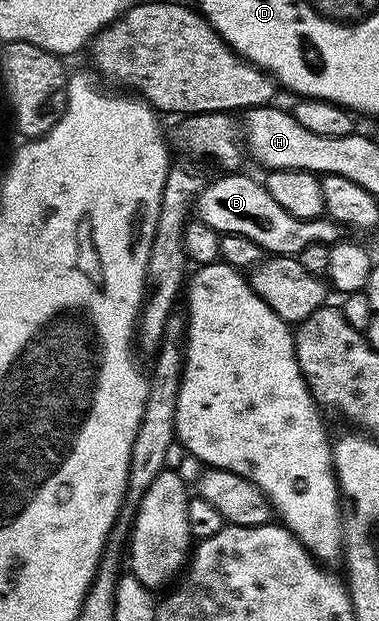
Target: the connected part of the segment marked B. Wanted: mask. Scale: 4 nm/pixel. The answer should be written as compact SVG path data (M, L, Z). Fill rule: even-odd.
M222 174L212 184L206 184L195 199L196 218L221 235L218 249L222 262L236 269L251 269L261 263L265 253L268 256L299 257L306 247L314 243L330 245L340 242L341 227L334 219L302 219L285 213L285 209L269 197L266 186L260 180L257 182L245 174Z

